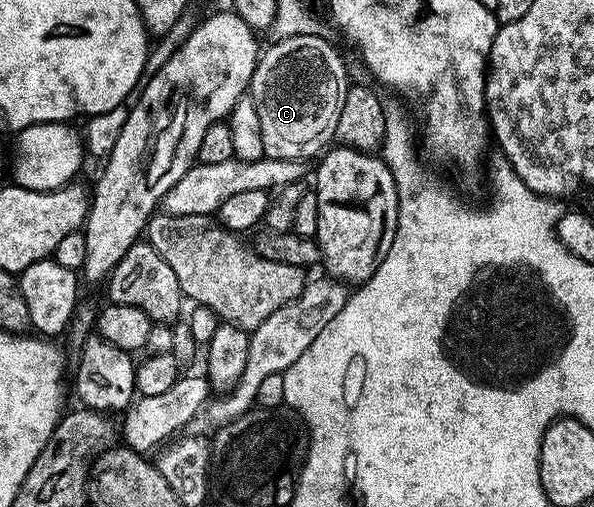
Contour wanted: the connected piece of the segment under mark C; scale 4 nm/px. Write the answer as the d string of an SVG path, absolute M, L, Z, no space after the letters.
M294 33L292 37L281 37L271 45L262 50L259 61L255 64L255 70L251 76L249 86L249 96L253 103L257 103L257 115L261 118L261 143L265 143L265 154L273 159L299 160L318 158L332 144L335 132L337 131L337 119L341 119L341 107L349 88L347 81L347 69L343 66L343 61L339 58L339 53L323 38L319 33Z

